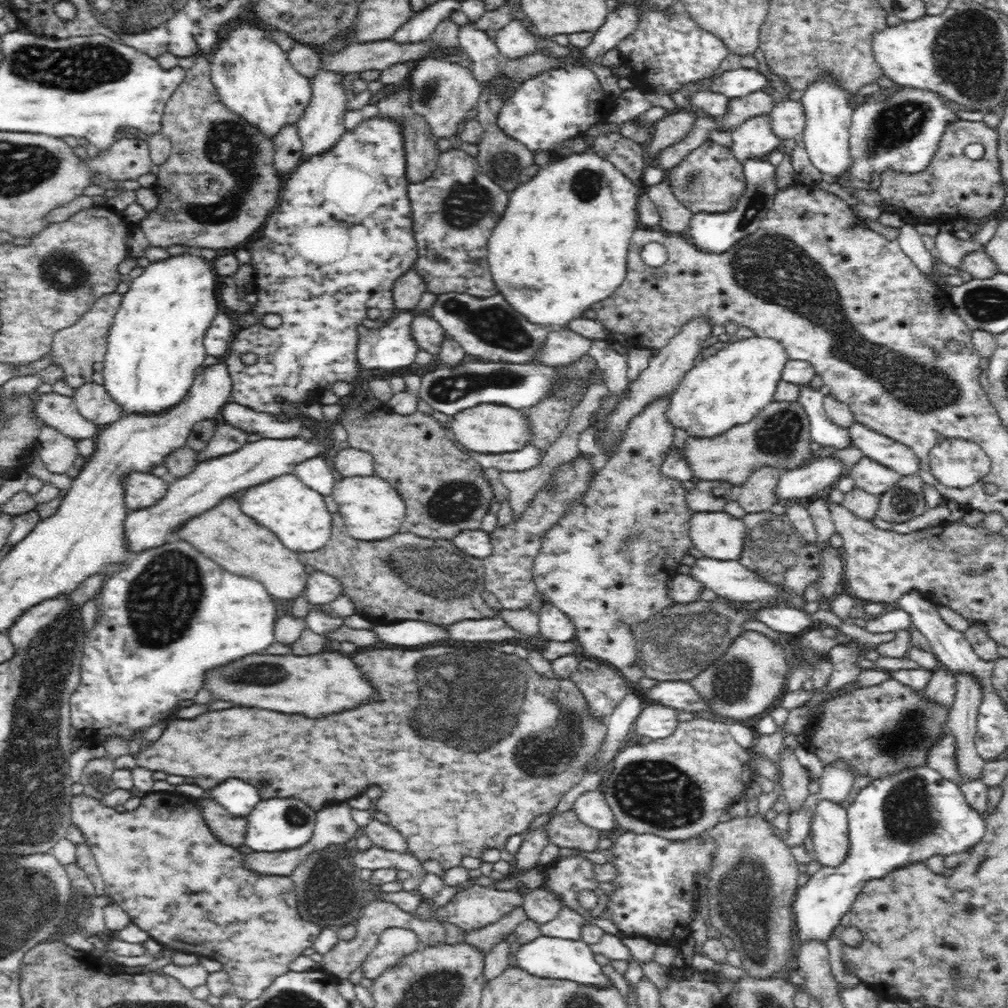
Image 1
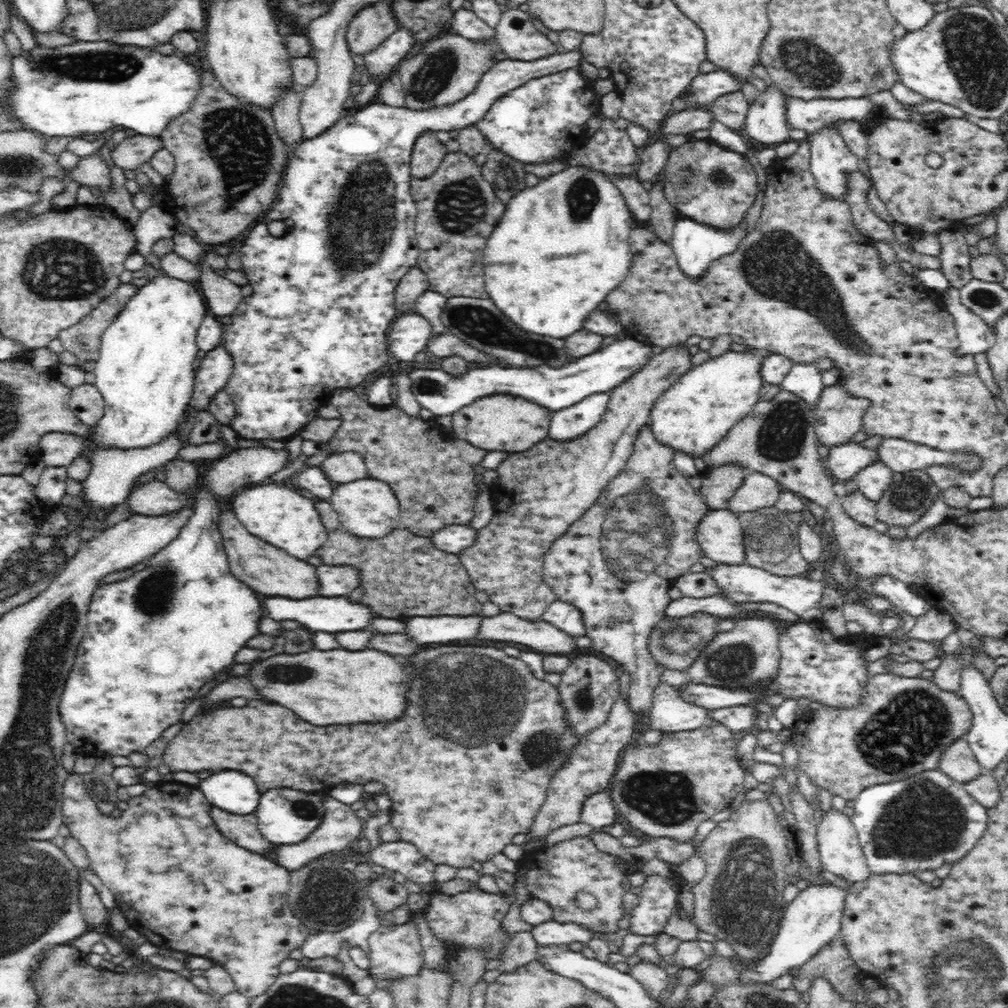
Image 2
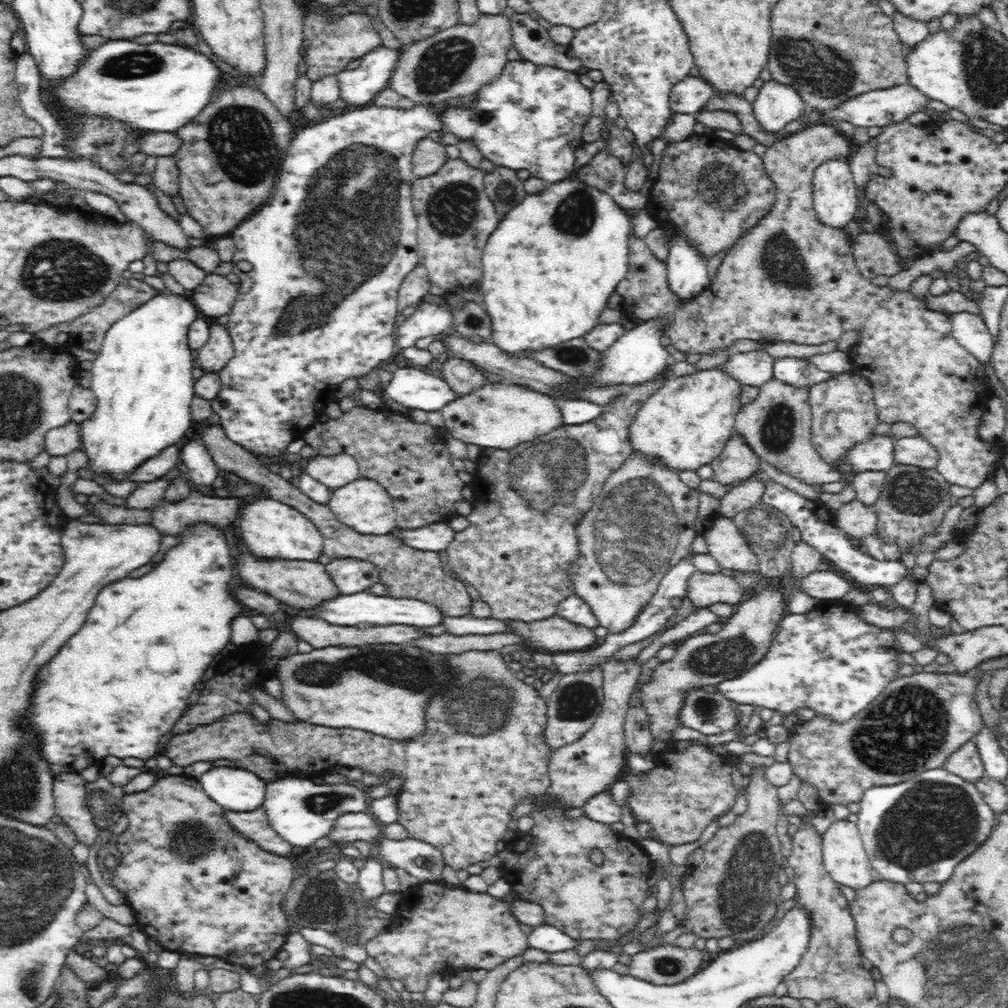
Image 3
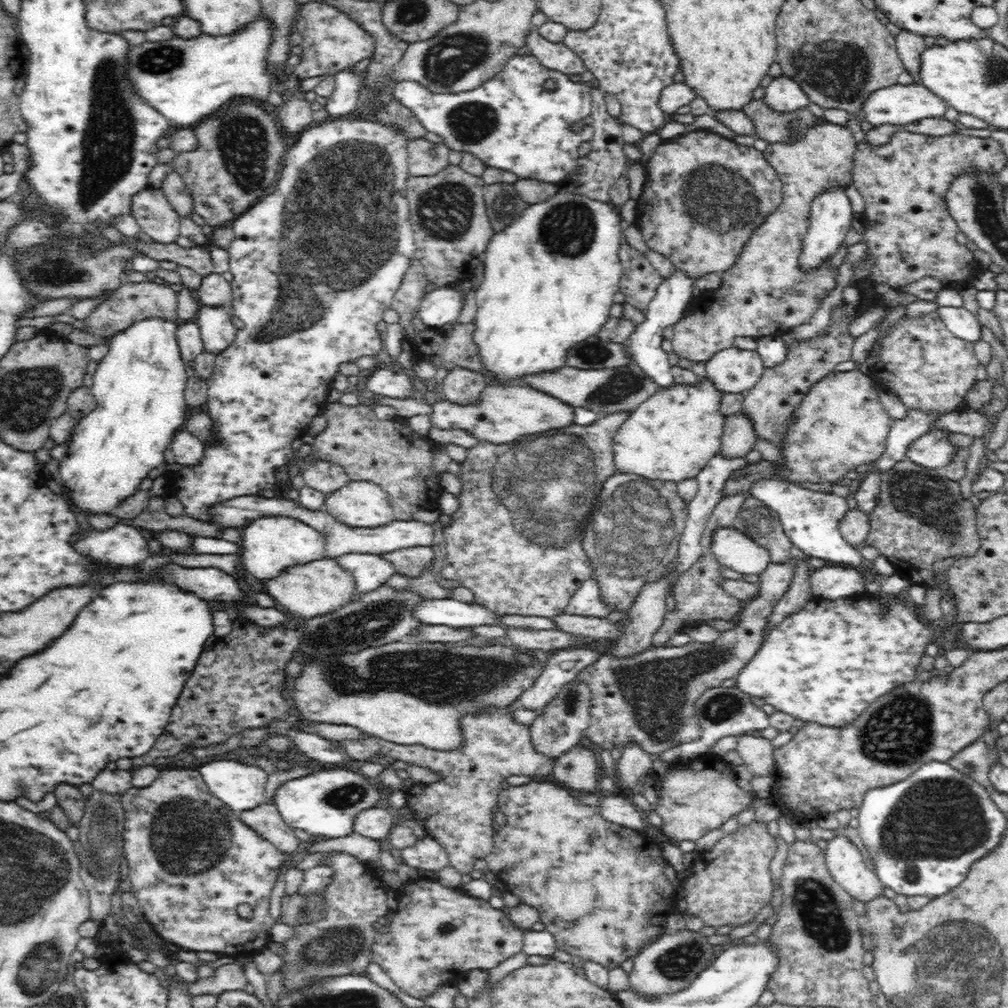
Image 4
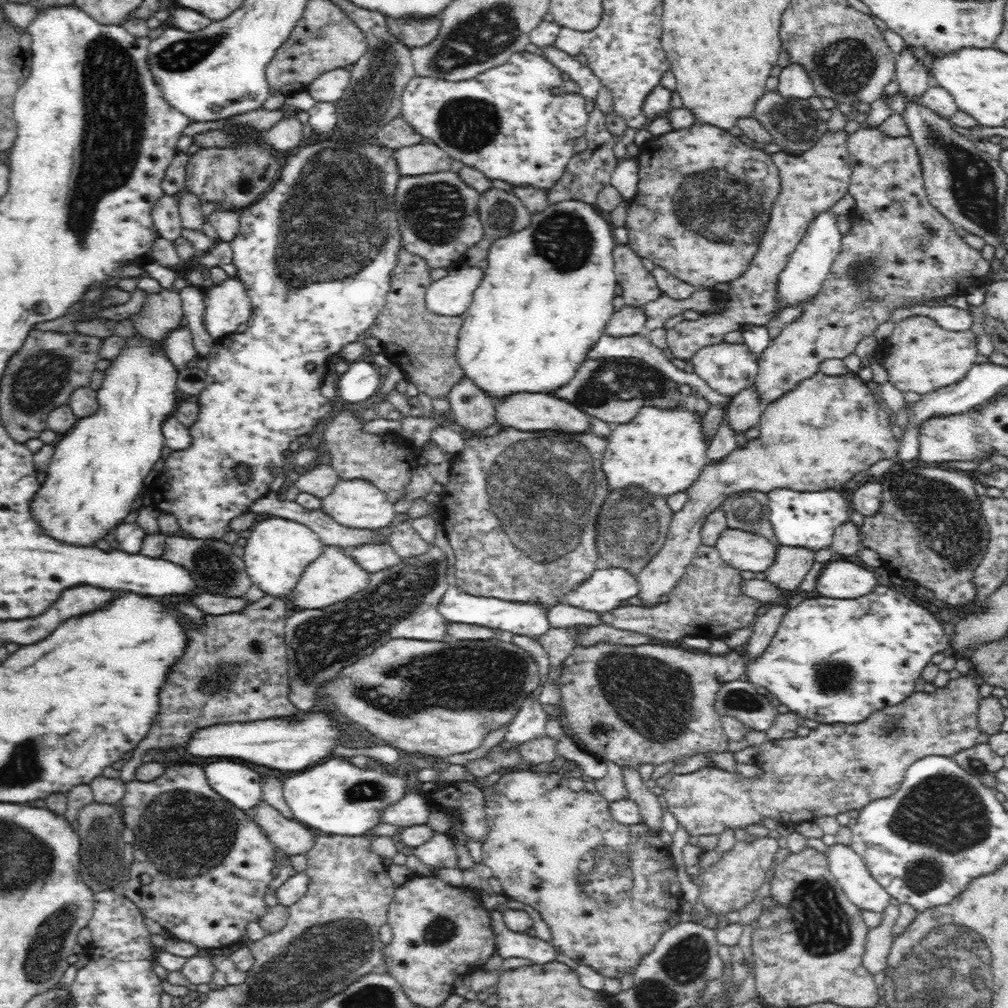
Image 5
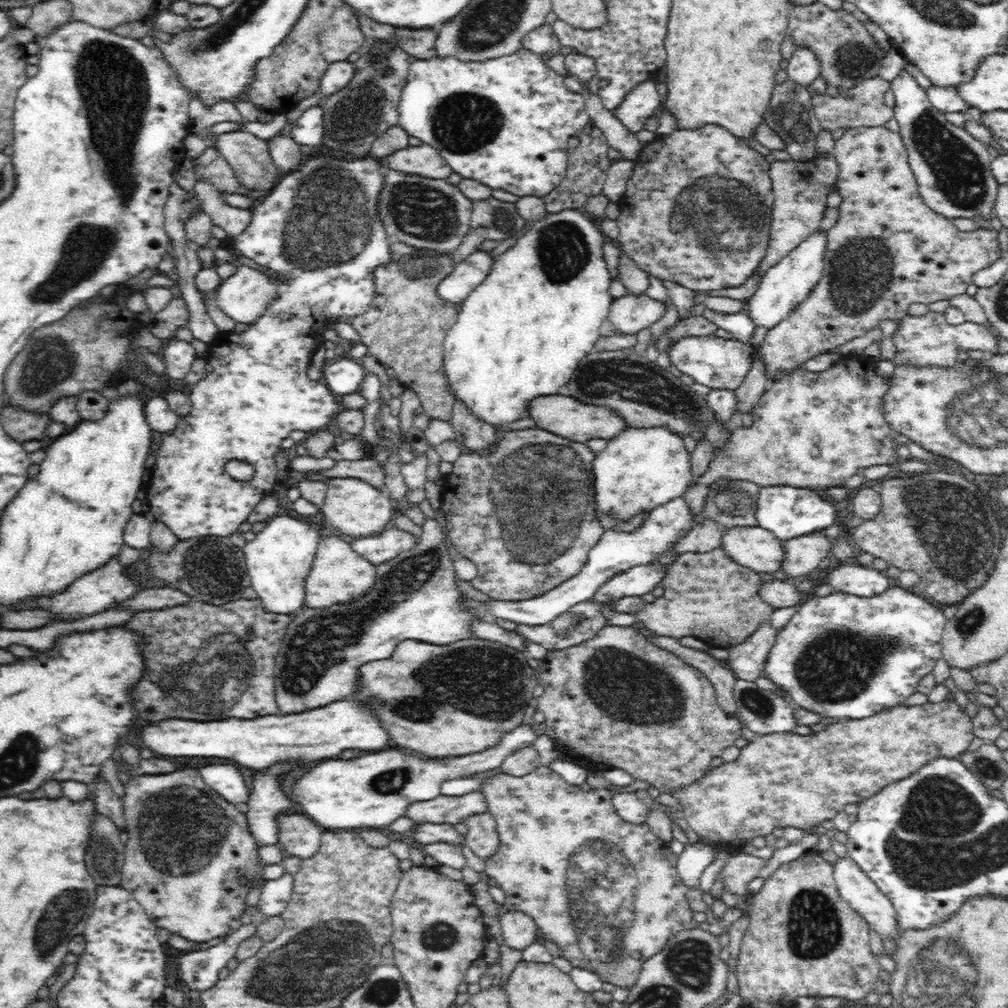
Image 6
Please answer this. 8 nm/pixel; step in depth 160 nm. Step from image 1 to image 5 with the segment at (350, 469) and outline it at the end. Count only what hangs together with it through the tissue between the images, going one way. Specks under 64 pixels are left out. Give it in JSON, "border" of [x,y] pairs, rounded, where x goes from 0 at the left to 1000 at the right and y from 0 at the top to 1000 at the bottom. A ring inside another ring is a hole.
{"border":[[[318,459],[298,471],[296,476],[293,476],[292,481],[297,484],[298,488],[305,488],[320,495],[329,488],[333,478],[337,476],[336,470],[333,469],[328,460]]]}

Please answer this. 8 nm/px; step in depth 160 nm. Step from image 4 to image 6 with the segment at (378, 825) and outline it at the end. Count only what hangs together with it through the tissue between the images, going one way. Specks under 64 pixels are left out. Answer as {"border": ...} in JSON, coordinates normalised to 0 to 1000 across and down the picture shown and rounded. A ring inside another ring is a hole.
{"border":[[[474,784],[456,790],[437,788],[429,794],[409,797],[403,810],[415,816],[451,818],[462,816],[464,811],[481,811],[484,806],[482,791]]]}

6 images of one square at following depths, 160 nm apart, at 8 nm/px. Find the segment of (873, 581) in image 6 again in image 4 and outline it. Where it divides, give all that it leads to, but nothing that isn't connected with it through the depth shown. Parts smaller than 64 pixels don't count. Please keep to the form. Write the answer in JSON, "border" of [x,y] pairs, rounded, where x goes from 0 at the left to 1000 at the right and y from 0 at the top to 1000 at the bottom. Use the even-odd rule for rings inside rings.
{"border":[[[825,561],[810,564],[804,576],[808,592],[821,595],[856,590],[861,578],[855,566],[847,563]]]}

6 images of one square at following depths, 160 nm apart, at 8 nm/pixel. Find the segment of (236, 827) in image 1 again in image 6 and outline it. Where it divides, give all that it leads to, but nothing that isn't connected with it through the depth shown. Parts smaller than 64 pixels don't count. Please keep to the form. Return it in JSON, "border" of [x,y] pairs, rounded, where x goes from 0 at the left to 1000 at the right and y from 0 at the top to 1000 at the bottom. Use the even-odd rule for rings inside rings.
{"border":[[[288,806],[278,809],[275,821],[277,821],[276,839],[283,848],[305,852],[315,845],[320,823],[306,810]]]}

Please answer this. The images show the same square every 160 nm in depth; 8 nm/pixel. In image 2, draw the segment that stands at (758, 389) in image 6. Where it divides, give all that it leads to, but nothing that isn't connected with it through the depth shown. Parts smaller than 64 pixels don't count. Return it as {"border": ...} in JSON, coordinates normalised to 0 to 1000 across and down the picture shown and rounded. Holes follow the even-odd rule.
{"border":[[[730,458],[725,461],[704,462],[694,485],[704,506],[716,506],[744,469],[746,466],[738,465],[737,461],[730,461]]]}

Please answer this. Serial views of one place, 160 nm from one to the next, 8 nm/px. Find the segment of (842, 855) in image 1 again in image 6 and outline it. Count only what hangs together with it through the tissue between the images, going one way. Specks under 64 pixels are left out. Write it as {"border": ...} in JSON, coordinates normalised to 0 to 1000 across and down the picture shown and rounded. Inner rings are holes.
{"border":[[[841,849],[830,853],[826,859],[826,870],[833,889],[859,913],[863,922],[871,926],[878,946],[886,950],[890,940],[889,934],[897,923],[892,919],[890,905],[883,892],[877,889],[869,876],[849,857],[849,854]]]}

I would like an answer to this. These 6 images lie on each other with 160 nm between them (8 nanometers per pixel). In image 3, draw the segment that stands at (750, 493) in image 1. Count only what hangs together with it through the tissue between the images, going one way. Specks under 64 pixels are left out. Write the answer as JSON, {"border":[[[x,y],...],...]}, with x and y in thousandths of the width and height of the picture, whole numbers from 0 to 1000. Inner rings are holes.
{"border":[[[742,475],[723,486],[714,493],[712,512],[727,514],[735,506],[755,498],[754,492],[758,491],[758,479],[750,475]]]}

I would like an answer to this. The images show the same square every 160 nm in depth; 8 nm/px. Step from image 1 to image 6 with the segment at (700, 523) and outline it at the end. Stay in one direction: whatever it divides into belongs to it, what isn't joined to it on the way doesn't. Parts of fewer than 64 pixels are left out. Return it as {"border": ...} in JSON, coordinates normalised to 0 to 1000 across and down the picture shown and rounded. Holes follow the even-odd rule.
{"border":[[[754,521],[718,525],[716,538],[731,560],[752,568],[772,567],[778,560],[778,538]]]}

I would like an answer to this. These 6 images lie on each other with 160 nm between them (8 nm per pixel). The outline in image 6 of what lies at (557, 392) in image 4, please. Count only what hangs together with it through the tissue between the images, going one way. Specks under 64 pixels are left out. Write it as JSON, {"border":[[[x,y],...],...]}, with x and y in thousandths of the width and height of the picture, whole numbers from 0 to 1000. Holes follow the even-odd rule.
{"border":[[[621,347],[585,349],[575,358],[563,382],[571,397],[599,401],[611,407],[622,423],[633,426],[662,423],[676,437],[687,434],[692,440],[704,438],[708,442],[706,454],[710,452],[710,446],[718,446],[722,442],[728,431],[727,421],[713,417],[698,392],[677,380],[675,374],[669,373],[664,366],[641,356],[640,351],[623,350]],[[575,391],[579,391],[579,395],[575,395]]]}

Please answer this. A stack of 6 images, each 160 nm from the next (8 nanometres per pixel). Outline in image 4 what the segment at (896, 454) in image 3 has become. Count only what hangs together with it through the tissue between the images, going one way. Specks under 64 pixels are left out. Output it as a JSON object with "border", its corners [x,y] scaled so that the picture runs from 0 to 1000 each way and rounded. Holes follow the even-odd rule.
{"border":[[[924,425],[918,433],[909,437],[900,446],[899,456],[918,462],[919,464],[935,465],[943,458],[947,447],[941,432],[945,431],[938,425]]]}

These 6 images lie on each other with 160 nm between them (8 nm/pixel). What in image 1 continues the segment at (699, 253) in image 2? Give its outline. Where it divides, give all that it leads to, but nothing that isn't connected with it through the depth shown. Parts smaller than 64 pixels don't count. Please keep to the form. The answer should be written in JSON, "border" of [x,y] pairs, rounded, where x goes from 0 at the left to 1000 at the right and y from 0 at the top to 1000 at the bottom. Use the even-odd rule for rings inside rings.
{"border":[[[746,157],[739,159],[737,169],[742,185],[738,194],[732,198],[726,208],[706,212],[690,211],[685,216],[683,227],[677,234],[690,244],[690,247],[702,249],[702,251],[717,251],[740,234],[750,231],[754,226],[754,220],[757,220],[760,215],[772,189],[768,181],[768,165],[764,161],[755,161],[754,158]]]}

